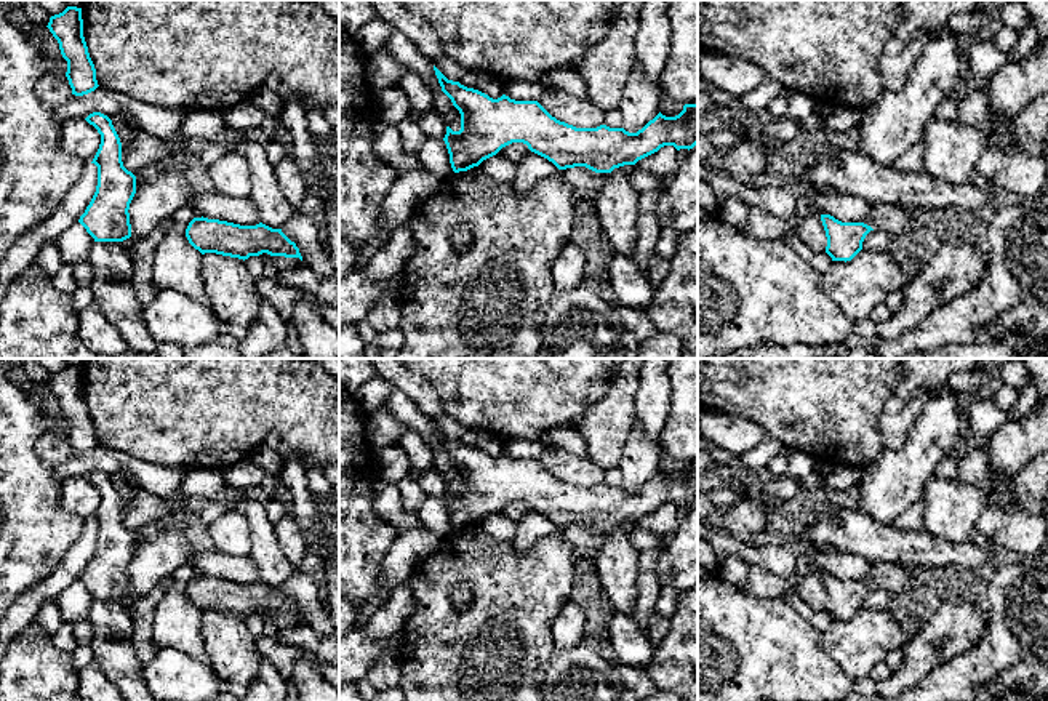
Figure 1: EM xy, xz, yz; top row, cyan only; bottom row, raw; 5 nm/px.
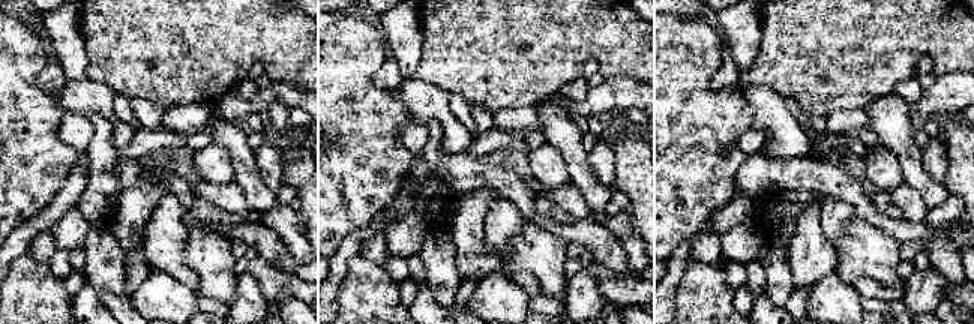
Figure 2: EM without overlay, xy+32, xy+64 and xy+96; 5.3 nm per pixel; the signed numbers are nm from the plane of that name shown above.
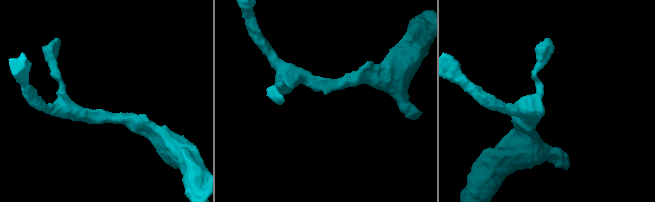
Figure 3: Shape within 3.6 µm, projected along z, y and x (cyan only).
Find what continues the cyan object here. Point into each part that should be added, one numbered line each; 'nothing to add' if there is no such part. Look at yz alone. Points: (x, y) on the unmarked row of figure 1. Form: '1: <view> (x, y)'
1: yz (893, 578)

